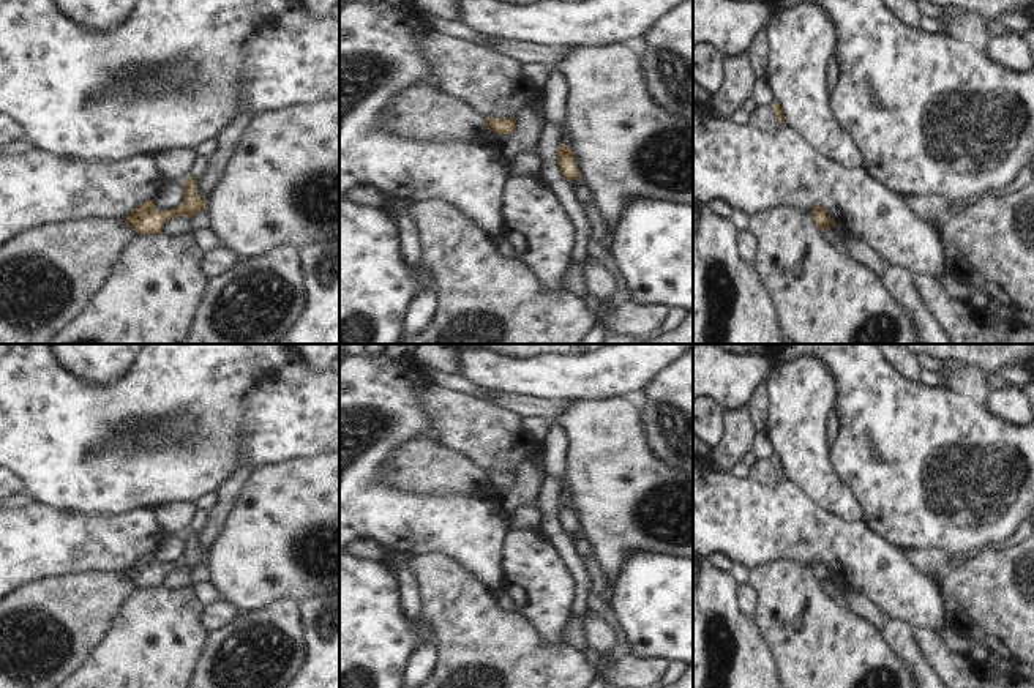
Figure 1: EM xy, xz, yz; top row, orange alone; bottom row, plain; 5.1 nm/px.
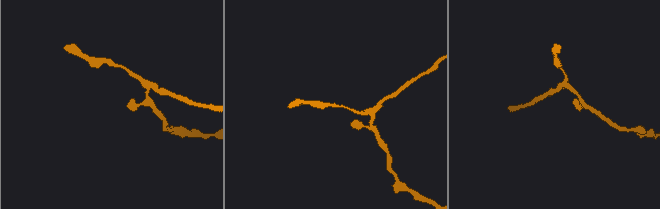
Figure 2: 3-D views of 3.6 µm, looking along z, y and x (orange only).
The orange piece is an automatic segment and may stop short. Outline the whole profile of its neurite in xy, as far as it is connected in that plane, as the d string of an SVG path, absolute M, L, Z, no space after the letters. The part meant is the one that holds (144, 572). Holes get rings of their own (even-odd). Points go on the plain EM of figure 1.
M188 529L183 533L185 552L170 563L156 563L152 554L139 557L126 571L125 576L134 587L153 589L161 585L161 578L174 570L193 571L199 565L205 565L207 552L199 549L196 535Z

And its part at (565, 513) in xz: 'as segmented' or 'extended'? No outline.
as segmented

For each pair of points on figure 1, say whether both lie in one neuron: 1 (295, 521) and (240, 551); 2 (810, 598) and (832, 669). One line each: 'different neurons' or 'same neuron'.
1: same neuron
2: same neuron

